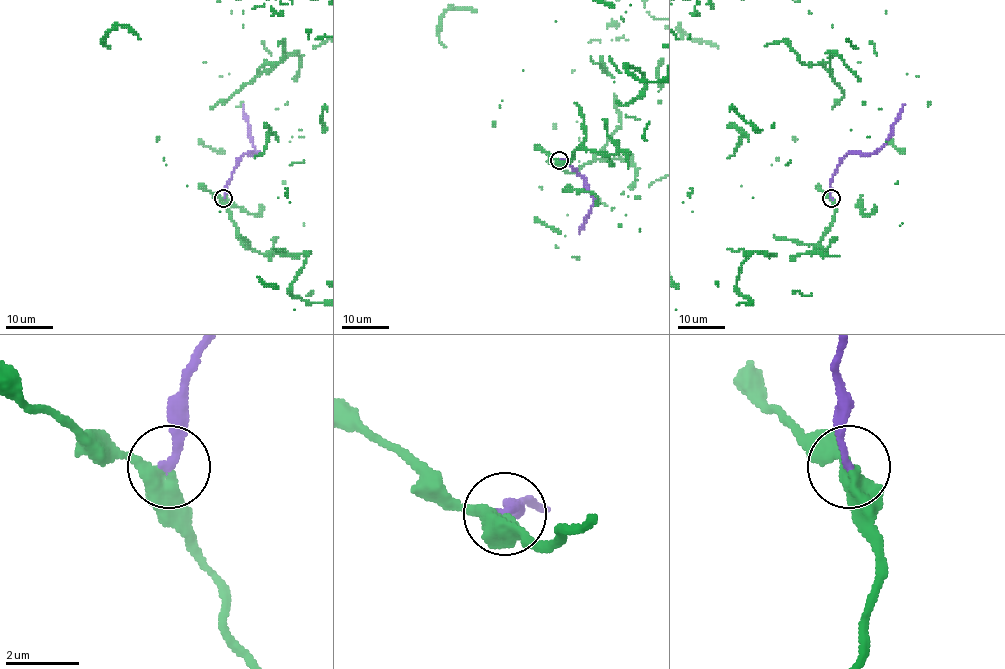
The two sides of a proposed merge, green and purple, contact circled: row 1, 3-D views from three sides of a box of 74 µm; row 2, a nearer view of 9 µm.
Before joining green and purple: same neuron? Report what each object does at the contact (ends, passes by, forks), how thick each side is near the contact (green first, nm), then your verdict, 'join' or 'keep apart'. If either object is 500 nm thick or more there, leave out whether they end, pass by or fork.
green passes by; purple ends there; 440 nm thick on the green side, 200 nm on the other; join

